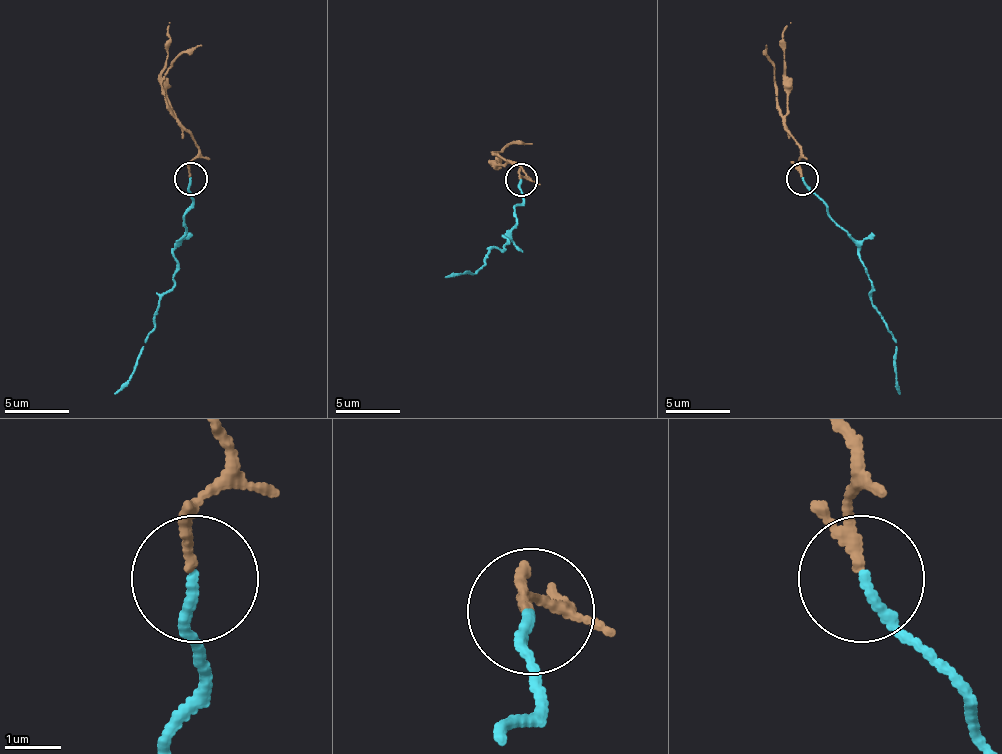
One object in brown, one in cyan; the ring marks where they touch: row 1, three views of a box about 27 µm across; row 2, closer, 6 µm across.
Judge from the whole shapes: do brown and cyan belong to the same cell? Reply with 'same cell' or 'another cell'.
another cell

